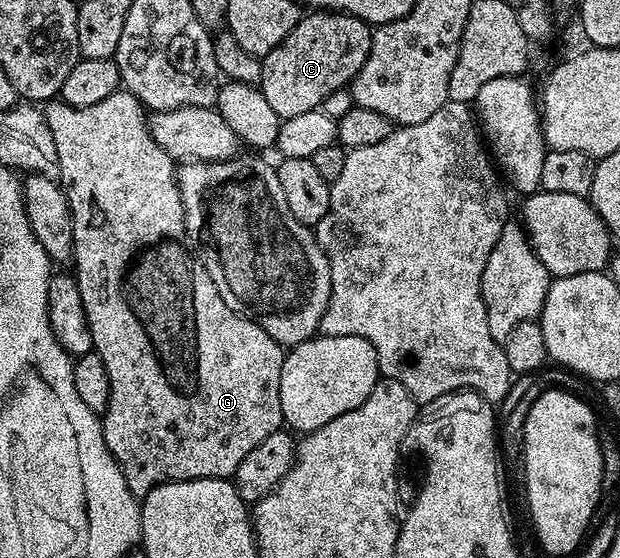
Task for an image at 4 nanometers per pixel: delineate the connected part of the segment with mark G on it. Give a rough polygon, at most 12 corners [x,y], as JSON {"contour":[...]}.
{"contour":[[142,102],[42,107],[105,444],[230,479],[285,357],[189,249]]}

